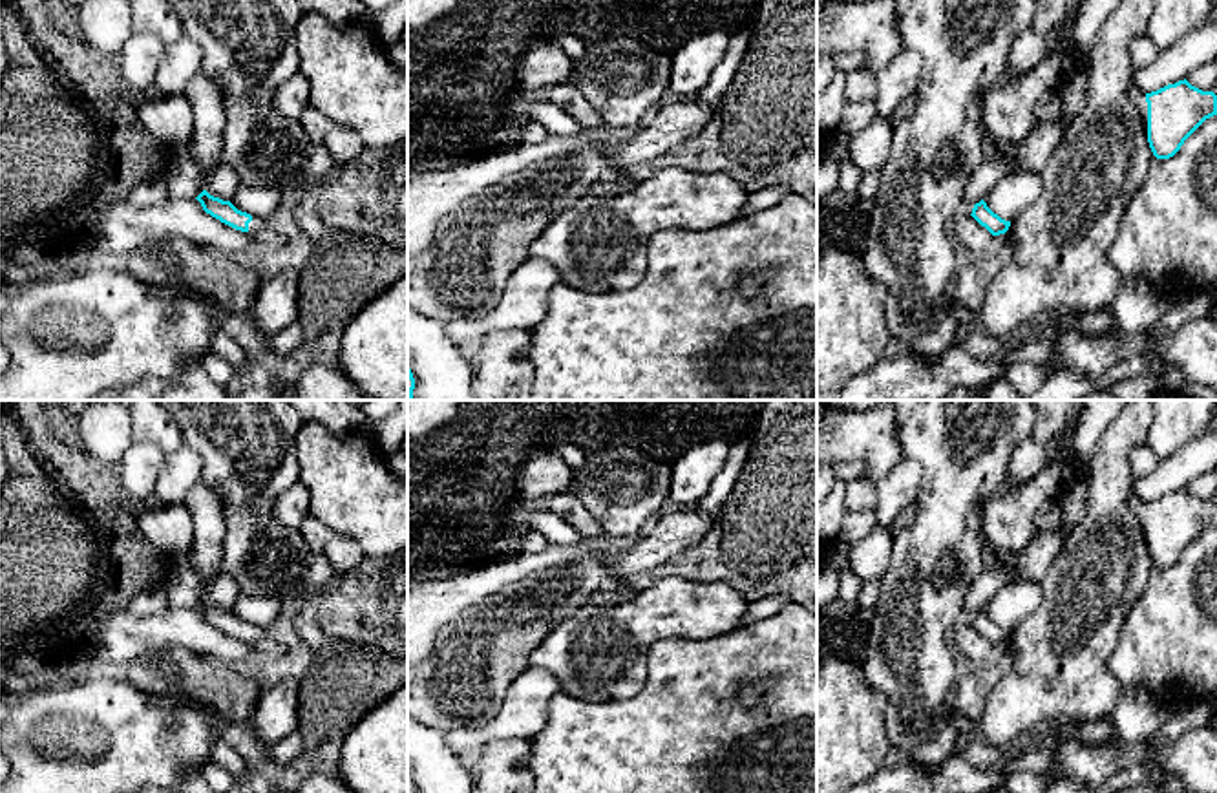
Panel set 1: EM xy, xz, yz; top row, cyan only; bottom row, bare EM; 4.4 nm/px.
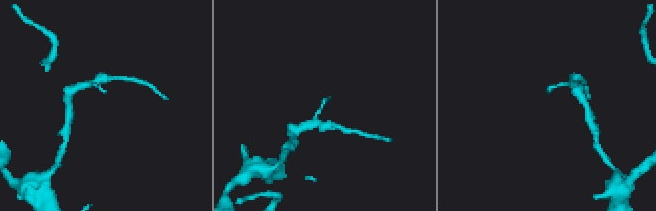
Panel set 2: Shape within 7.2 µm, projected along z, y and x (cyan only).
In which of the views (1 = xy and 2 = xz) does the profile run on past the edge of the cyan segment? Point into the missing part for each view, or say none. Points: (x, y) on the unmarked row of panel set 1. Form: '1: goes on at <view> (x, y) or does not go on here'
1: goes on at xy (258, 631)
2: does not go on here

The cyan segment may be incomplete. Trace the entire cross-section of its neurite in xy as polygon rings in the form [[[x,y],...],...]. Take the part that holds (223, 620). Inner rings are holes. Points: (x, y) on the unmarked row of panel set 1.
[[[203,599],[196,608],[201,612],[206,623],[236,640],[254,643],[267,636],[267,627],[241,621],[230,610],[214,607],[206,599]]]

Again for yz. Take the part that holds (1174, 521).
[[[1186,488],[1151,502],[1133,493],[1127,504],[1138,517],[1157,568],[1173,566],[1206,528],[1217,524],[1217,504],[1191,495]]]

